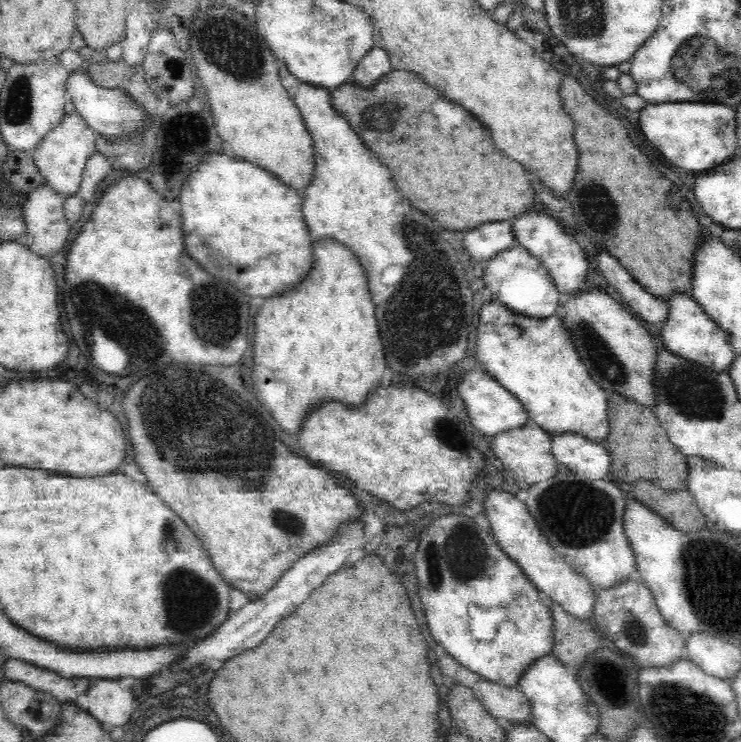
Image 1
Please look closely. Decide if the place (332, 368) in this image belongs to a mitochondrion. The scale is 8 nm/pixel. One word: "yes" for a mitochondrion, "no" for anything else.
no

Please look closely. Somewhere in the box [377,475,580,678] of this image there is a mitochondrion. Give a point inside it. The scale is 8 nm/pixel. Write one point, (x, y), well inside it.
(464, 557)

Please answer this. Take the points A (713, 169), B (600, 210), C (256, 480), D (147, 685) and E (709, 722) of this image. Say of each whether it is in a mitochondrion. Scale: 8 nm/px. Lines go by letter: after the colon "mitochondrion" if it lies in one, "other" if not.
A: other
B: mitochondrion
C: mitochondrion
D: other
E: mitochondrion

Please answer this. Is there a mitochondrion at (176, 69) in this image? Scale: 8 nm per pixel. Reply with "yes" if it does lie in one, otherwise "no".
yes

